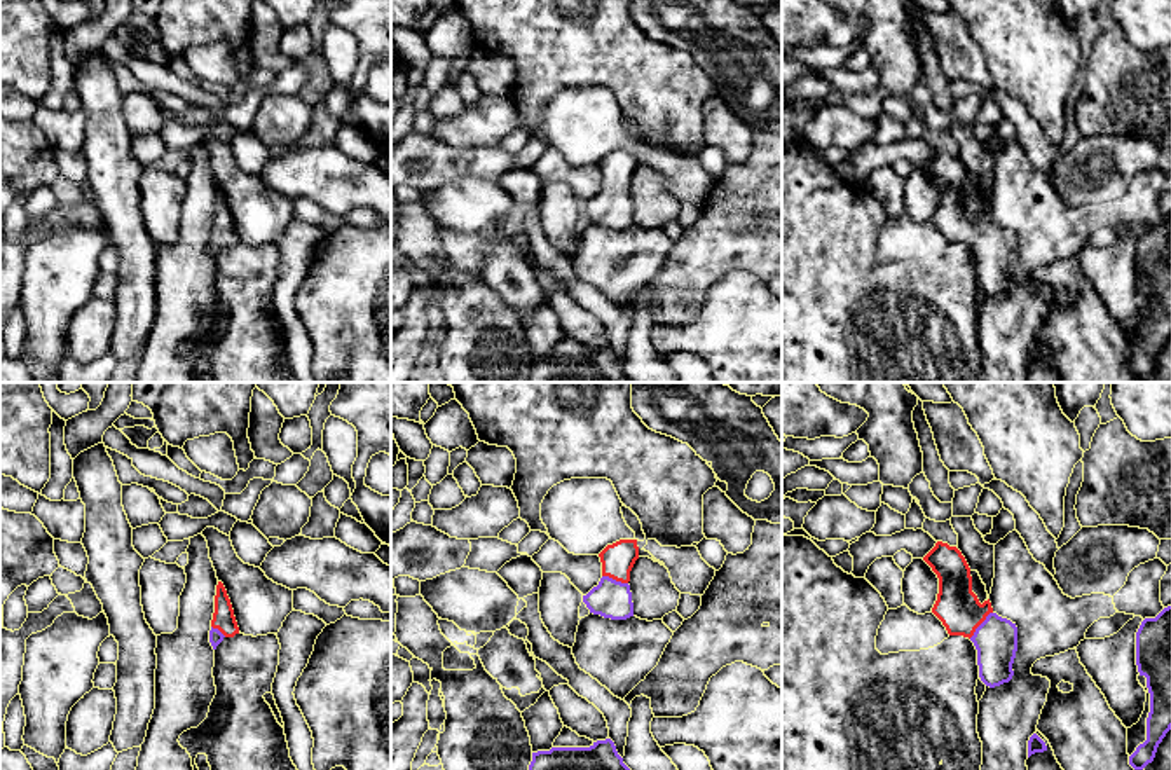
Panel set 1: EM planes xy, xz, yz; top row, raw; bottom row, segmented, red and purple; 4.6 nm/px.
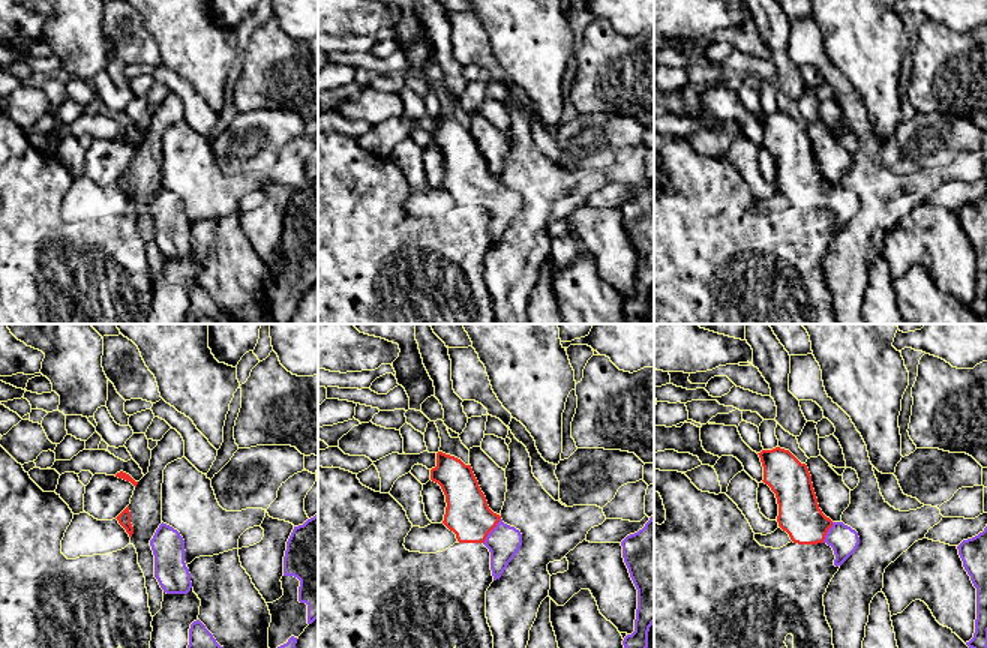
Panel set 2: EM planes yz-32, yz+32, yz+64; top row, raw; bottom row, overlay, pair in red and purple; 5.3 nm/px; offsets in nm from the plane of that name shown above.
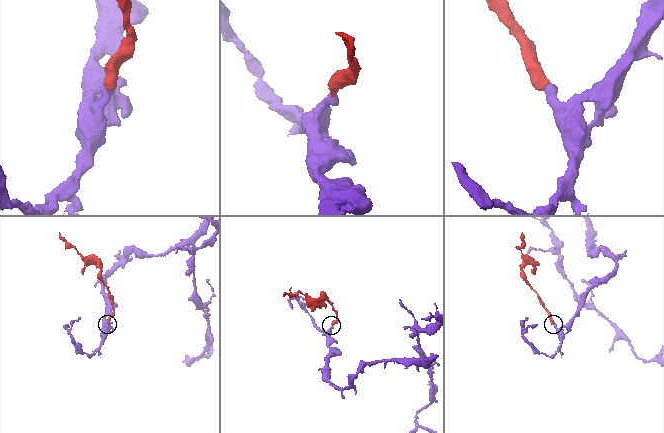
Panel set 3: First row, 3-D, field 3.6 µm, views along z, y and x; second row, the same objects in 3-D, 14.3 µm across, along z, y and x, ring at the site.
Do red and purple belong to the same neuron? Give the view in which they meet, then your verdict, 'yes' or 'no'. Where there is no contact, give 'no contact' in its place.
yz | yes

